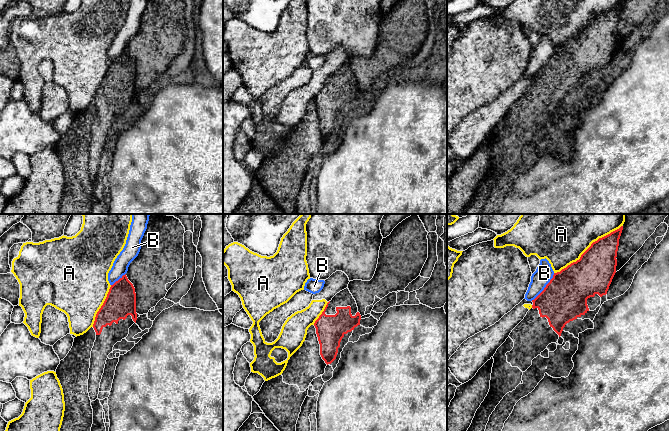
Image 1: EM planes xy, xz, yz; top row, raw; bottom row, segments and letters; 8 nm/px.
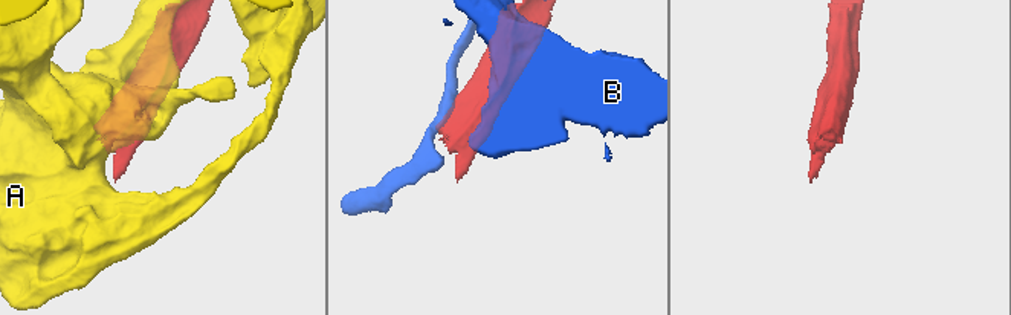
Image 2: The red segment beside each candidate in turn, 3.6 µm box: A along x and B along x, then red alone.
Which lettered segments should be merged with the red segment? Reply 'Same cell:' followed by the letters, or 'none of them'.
Same cell: none of them

